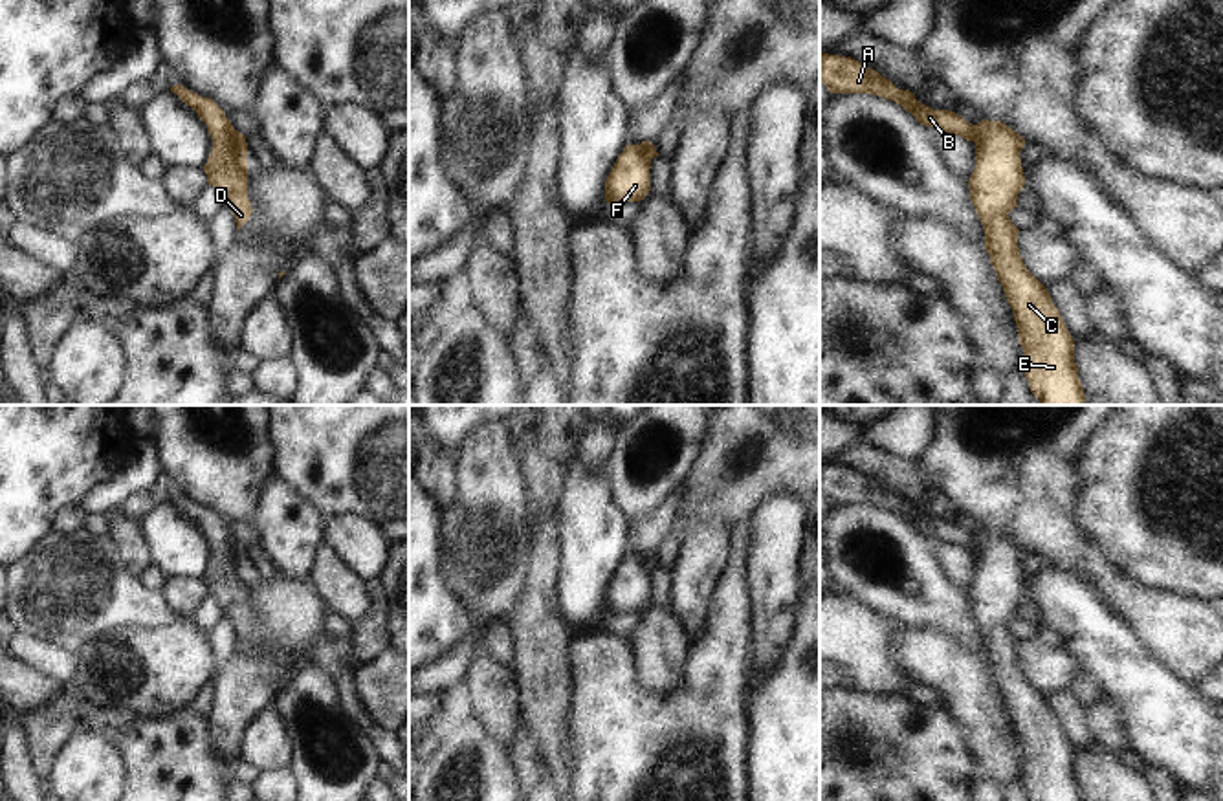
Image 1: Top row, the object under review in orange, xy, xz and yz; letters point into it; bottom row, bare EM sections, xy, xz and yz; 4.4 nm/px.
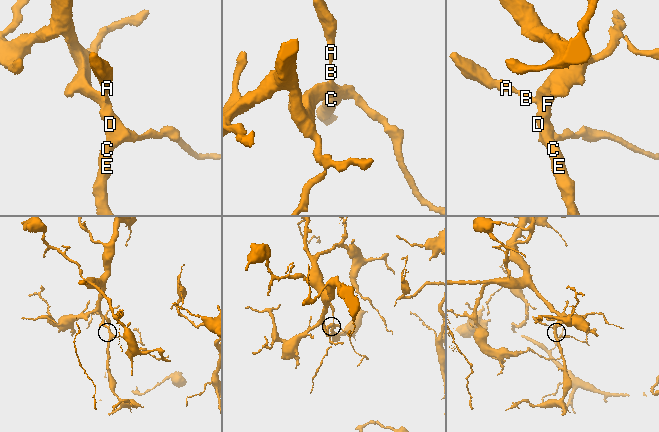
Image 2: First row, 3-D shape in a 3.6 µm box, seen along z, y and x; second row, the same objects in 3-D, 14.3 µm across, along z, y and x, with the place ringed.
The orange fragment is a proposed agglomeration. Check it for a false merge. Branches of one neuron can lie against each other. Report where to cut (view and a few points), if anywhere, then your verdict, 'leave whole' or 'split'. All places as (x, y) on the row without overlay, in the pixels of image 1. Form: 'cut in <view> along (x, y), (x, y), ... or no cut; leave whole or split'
cut in xy along (231, 539), (231, 554), (239, 563); split

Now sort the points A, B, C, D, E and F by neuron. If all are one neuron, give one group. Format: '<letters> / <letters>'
A B / C D E F

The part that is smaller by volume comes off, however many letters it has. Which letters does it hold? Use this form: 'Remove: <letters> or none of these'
Remove: A, B

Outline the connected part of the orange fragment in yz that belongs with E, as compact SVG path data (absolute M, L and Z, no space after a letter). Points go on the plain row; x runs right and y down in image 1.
M983 530L974 537L979 548L975 552L975 579L968 590L970 610L983 634L990 675L1014 724L1023 759L1023 785L1030 801L1084 801L1074 774L1074 750L1047 698L1025 678L1018 658L1019 640L1008 629L1008 623L1018 618L1019 601L1025 598L1019 568L1025 550L1001 532Z

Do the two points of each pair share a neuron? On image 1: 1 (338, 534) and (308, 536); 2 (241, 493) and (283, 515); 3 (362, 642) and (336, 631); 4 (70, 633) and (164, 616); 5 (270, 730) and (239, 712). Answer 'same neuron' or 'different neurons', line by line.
1: different neurons
2: different neurons
3: different neurons
4: same neuron
5: different neurons

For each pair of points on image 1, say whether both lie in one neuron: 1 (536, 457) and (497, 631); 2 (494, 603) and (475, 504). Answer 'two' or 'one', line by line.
1: two
2: one

